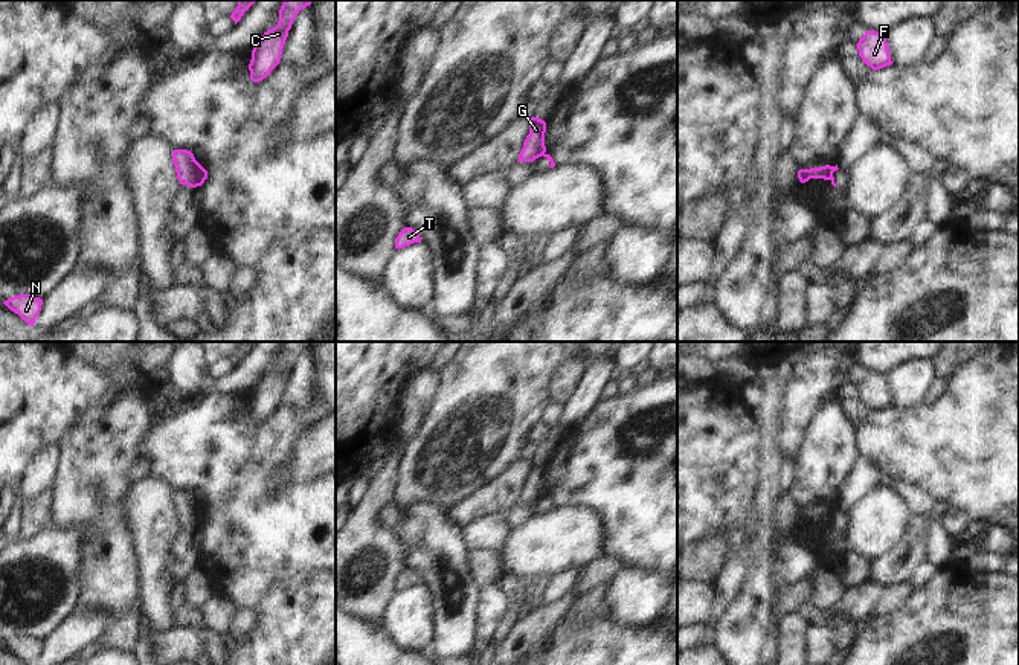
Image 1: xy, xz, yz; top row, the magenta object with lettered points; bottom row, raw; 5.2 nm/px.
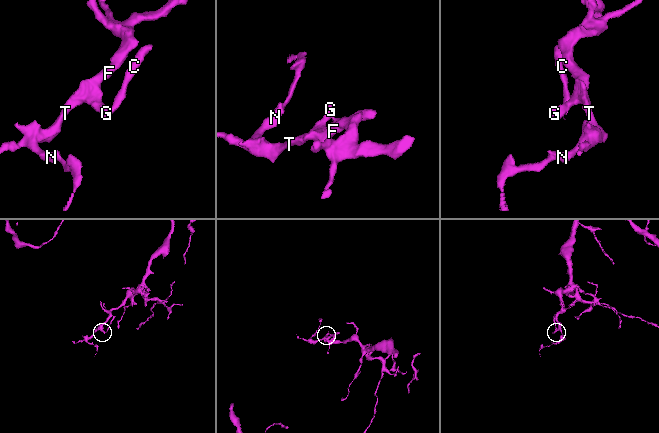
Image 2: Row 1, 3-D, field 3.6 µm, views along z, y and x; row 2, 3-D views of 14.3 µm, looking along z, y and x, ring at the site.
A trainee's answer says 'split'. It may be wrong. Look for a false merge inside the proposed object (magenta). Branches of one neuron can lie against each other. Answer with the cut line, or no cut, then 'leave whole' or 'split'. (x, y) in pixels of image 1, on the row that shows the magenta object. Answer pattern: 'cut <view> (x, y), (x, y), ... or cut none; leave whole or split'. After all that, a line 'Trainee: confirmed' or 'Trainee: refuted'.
cut xy (203, 168), (203, 176), (197, 185); split
Trainee: confirmed

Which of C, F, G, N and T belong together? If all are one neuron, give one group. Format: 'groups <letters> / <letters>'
groups C / F G N T

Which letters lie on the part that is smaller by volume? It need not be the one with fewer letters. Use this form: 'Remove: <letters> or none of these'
Remove: C

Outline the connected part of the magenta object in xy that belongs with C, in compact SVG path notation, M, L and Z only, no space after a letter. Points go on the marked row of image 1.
M284 0L279 9L279 21L264 32L252 50L249 64L250 79L259 82L279 64L288 31L301 9L311 5L311 0Z

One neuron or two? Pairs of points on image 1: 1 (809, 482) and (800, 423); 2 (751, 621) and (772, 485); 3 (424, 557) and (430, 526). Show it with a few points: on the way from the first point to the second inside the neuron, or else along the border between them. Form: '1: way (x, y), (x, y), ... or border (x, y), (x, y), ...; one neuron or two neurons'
1: border (819, 406), (795, 456); two neurons
2: way (757, 587), (760, 543), (766, 519); one neuron
3: way (430, 549), (430, 534); one neuron

